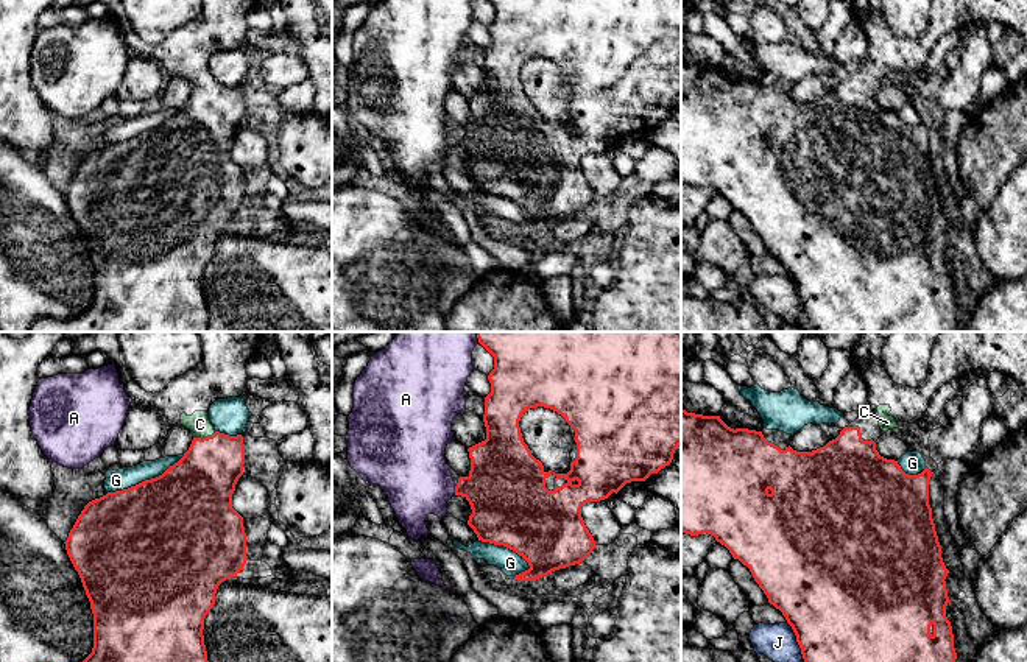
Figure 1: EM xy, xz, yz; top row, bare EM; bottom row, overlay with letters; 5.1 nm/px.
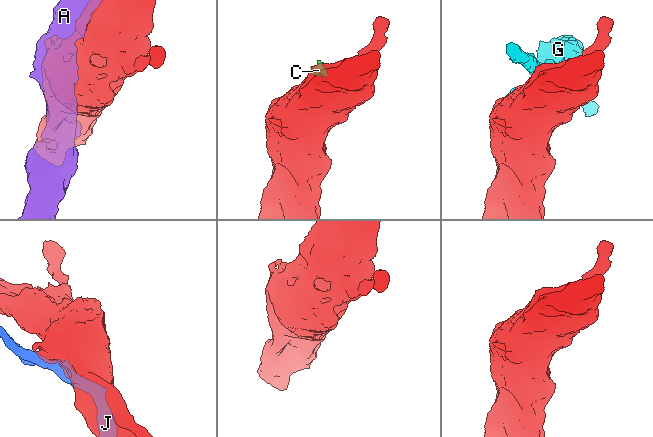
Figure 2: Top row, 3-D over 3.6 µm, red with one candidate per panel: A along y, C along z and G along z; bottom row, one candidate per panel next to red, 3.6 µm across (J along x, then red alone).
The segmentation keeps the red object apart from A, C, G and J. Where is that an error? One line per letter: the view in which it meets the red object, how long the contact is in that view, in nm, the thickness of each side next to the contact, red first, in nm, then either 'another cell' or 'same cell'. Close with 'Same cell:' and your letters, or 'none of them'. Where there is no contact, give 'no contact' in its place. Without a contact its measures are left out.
A: contact in xz; length 50 nm; calibres 380 and 360 nm; another cell
C: contact in xy; length 130 nm; calibres 340 and 120 nm; same cell
G: contact in xy; length 440 nm; calibres 500 and 110 nm; another cell
J: contact in yz; length 220 nm; calibres 500 and 190 nm; another cell
Same cell: C

